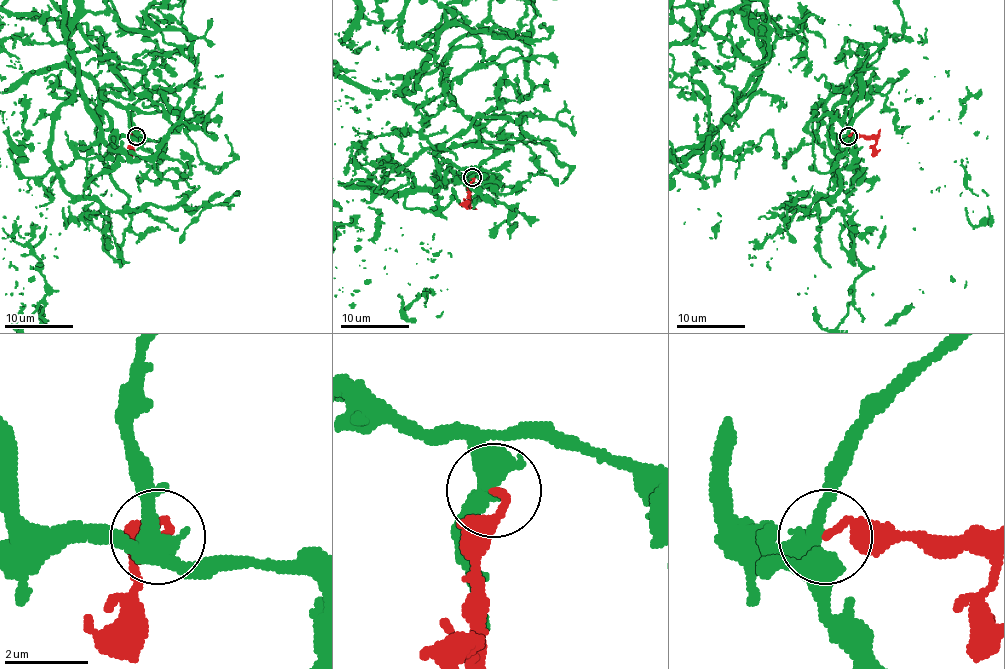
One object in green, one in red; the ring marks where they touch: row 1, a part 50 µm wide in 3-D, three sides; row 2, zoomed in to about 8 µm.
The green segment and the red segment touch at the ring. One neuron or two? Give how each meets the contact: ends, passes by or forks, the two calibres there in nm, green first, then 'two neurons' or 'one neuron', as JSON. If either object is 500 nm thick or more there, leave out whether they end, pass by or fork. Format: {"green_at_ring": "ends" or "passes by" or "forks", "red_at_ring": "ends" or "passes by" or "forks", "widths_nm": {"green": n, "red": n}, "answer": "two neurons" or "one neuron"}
{"green_at_ring": "passes by", "red_at_ring": "ends", "widths_nm": {"green": 440, "red": 170}, "answer": "one neuron"}

